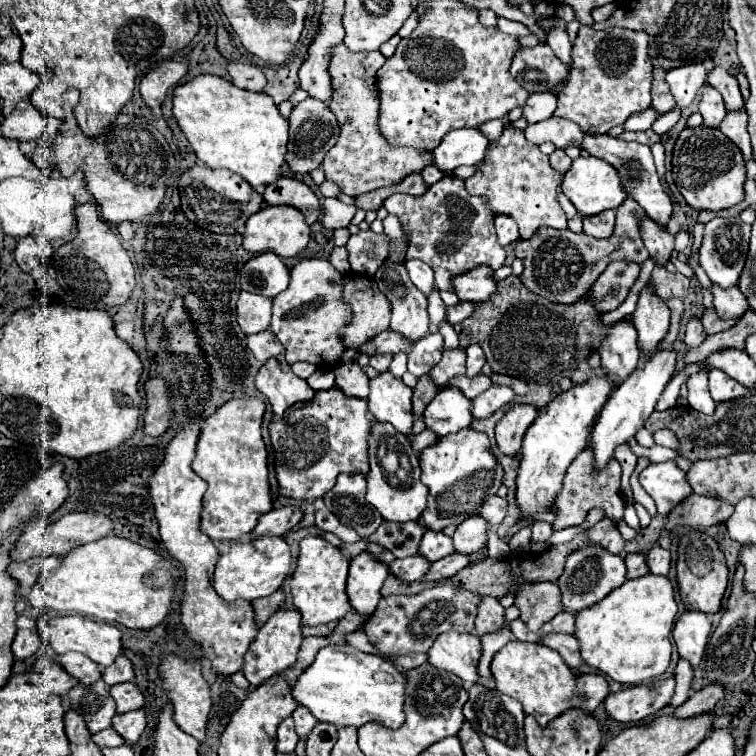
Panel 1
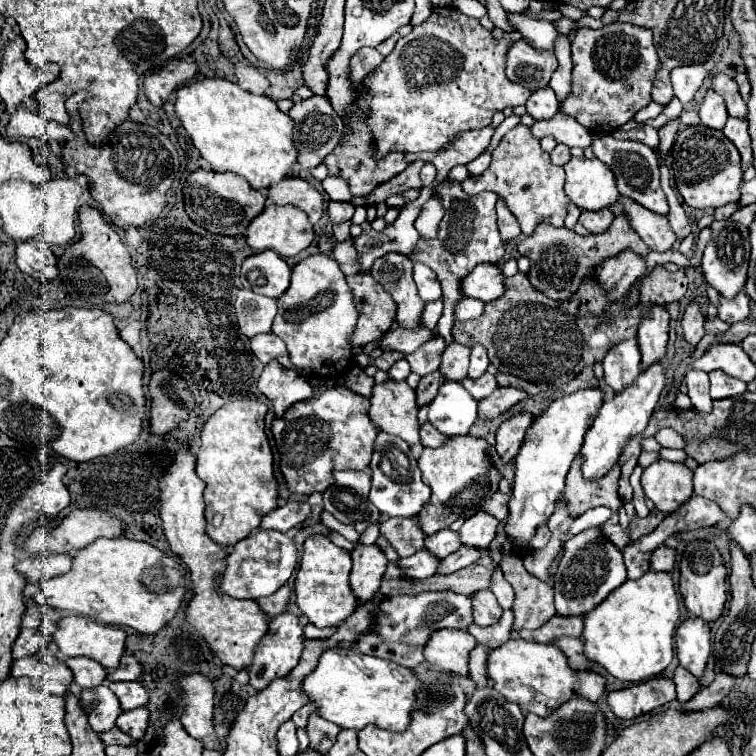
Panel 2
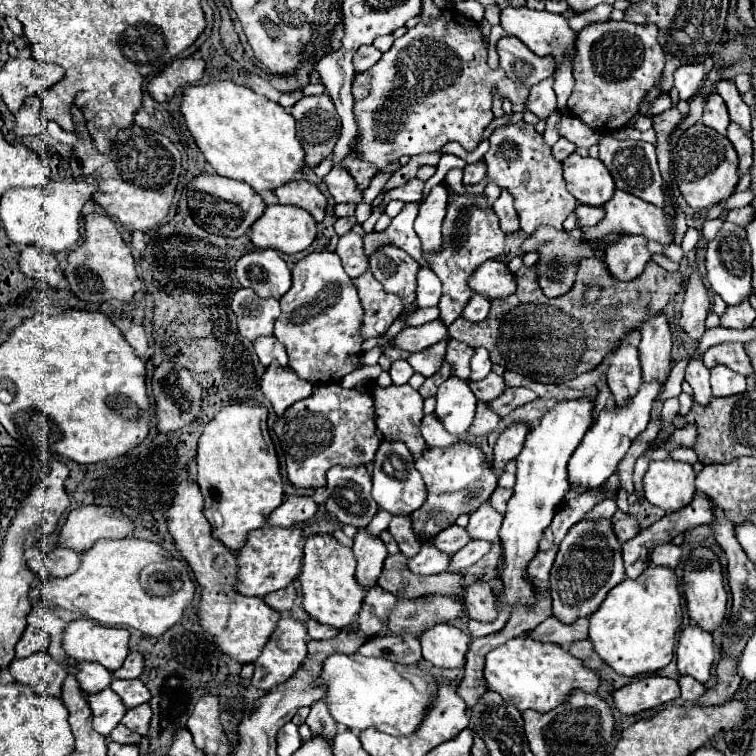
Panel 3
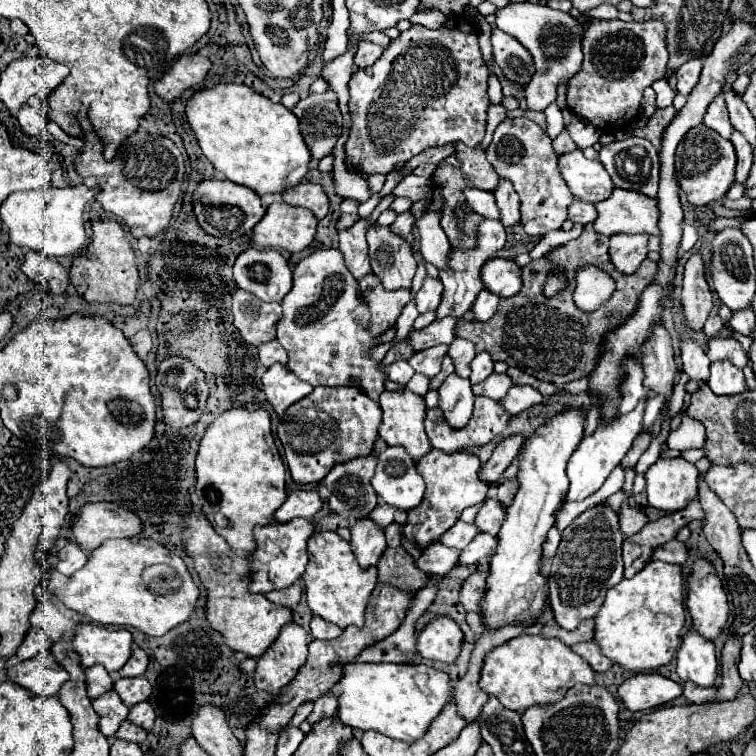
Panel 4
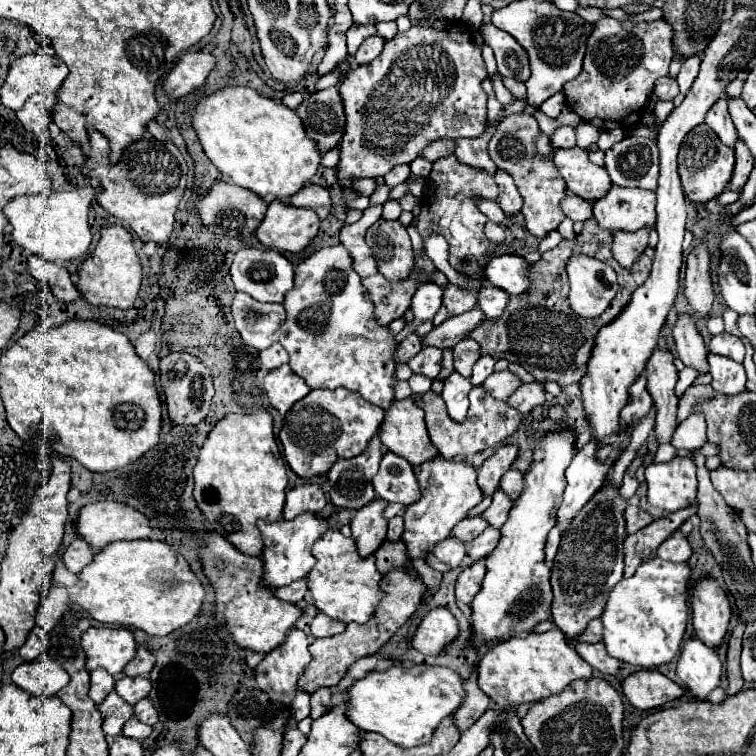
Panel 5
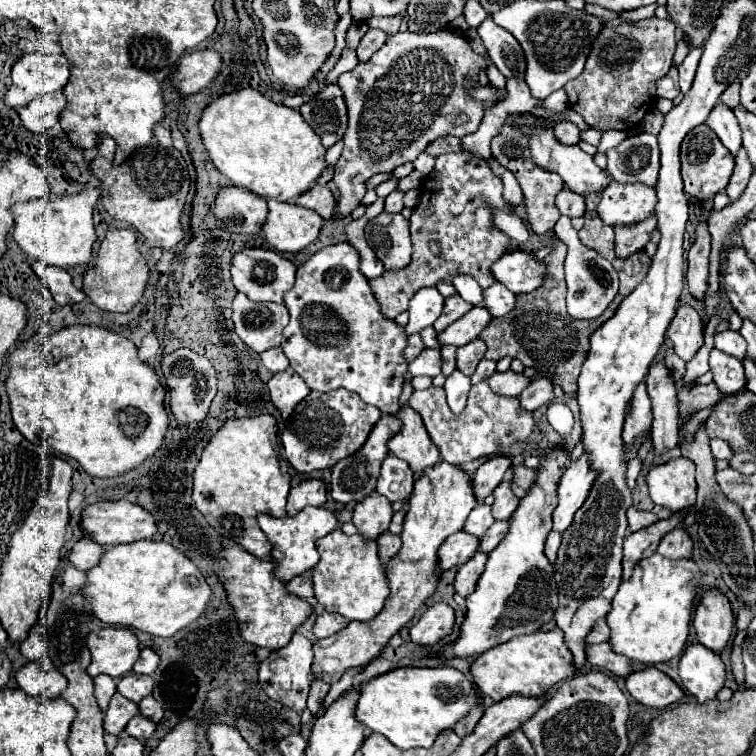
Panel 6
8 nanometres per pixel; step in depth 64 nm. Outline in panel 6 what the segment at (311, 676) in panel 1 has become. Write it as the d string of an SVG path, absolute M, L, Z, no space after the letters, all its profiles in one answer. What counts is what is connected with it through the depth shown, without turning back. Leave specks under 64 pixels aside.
M394 668L360 686L356 720L372 732L384 734L402 750L416 746L430 748L444 728L454 728L454 724L476 706L476 700L478 696L470 678L456 668Z

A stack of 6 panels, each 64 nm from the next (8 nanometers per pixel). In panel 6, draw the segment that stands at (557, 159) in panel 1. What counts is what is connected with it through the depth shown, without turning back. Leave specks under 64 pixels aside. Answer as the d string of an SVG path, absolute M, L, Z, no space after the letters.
M558 122L554 126L554 136L562 144L578 144L580 142L580 130L572 122Z

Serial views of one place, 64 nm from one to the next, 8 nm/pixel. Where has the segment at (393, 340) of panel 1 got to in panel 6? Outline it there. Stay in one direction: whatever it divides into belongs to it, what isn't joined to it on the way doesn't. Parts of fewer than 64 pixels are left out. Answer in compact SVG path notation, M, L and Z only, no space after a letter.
M474 306L460 320L452 322L448 328L444 328L444 332L438 334L438 344L440 346L468 344L468 342L478 338L478 334L488 326L488 322L490 322L488 310L482 308L482 306Z

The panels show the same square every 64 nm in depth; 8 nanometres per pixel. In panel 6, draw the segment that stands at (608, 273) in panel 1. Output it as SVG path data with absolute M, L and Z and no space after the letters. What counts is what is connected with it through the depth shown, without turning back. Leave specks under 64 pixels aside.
M648 218L644 222L632 224L632 226L616 226L616 256L628 258L634 252L644 250L644 246L650 242L650 234L656 228L656 218Z

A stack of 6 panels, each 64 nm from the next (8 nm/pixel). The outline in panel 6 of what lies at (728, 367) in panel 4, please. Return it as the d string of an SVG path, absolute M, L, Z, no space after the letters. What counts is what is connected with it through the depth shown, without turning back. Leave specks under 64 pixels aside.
M720 350L710 352L710 372L714 374L714 384L722 394L738 394L746 386L746 376L742 362Z

